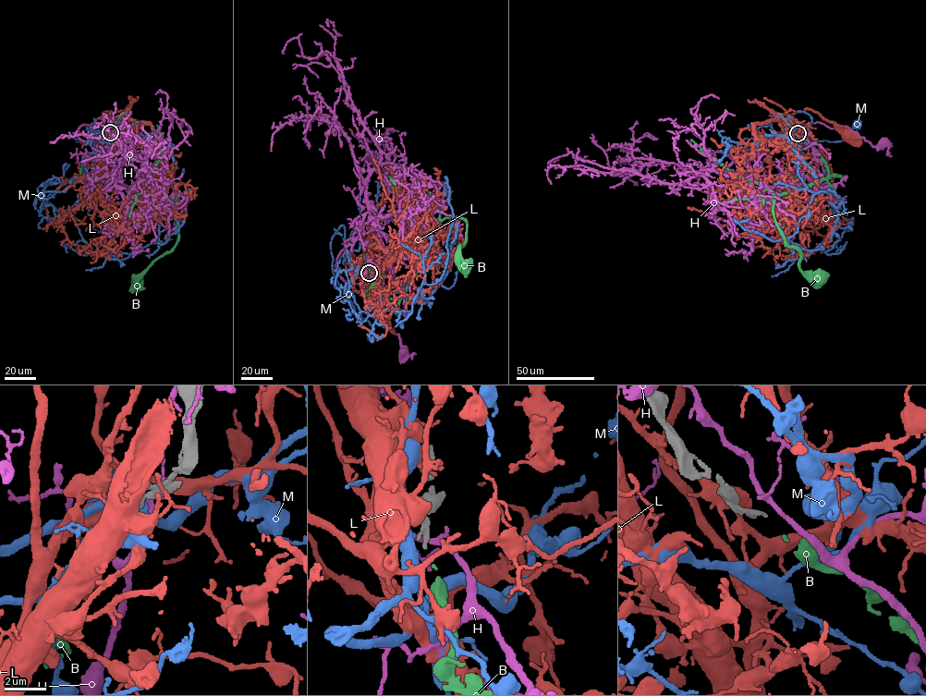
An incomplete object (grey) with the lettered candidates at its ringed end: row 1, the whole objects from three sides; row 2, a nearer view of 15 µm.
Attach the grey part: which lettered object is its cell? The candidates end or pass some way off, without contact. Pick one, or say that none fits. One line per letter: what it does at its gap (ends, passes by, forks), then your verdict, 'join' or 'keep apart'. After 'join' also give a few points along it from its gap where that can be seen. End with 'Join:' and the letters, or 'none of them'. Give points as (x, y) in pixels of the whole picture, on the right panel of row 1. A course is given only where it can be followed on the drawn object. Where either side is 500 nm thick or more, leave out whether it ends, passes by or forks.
B: it ends there; join; it runs (798, 134), (822, 157), (829, 175), (778, 195), (773, 211), (787, 244), (797, 247), (800, 269), (821, 275)
H: it forks there; keep apart
L: it forks there; keep apart
M: it passes by; keep apart
Join: B

